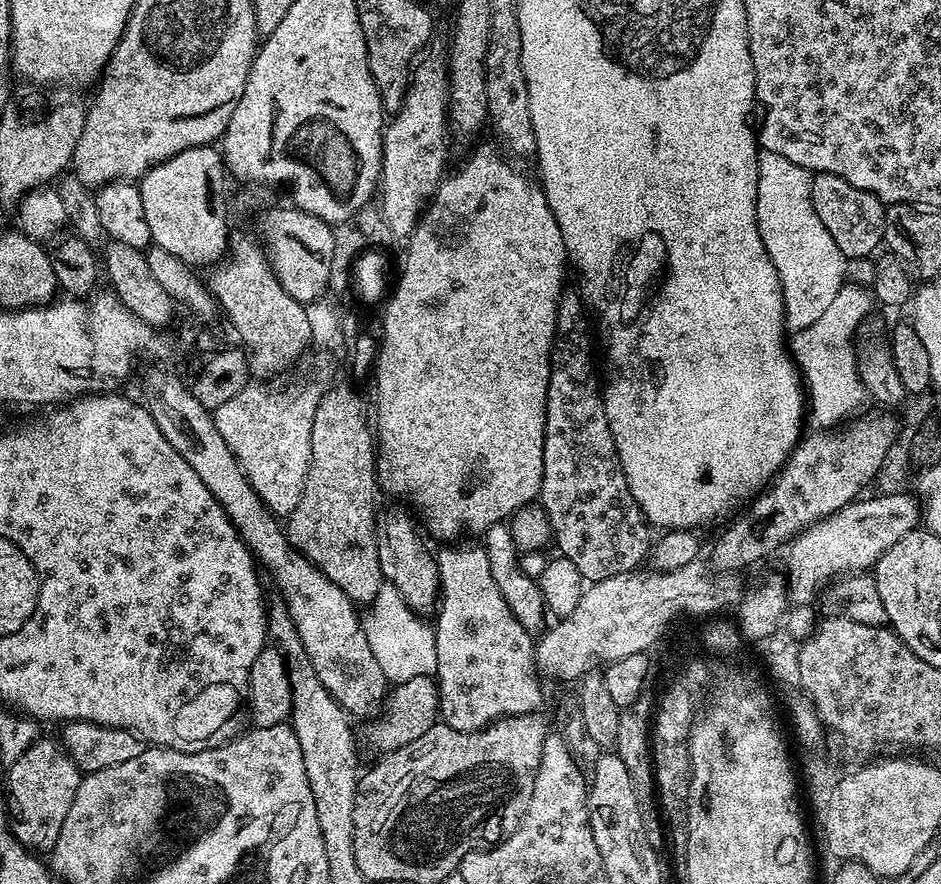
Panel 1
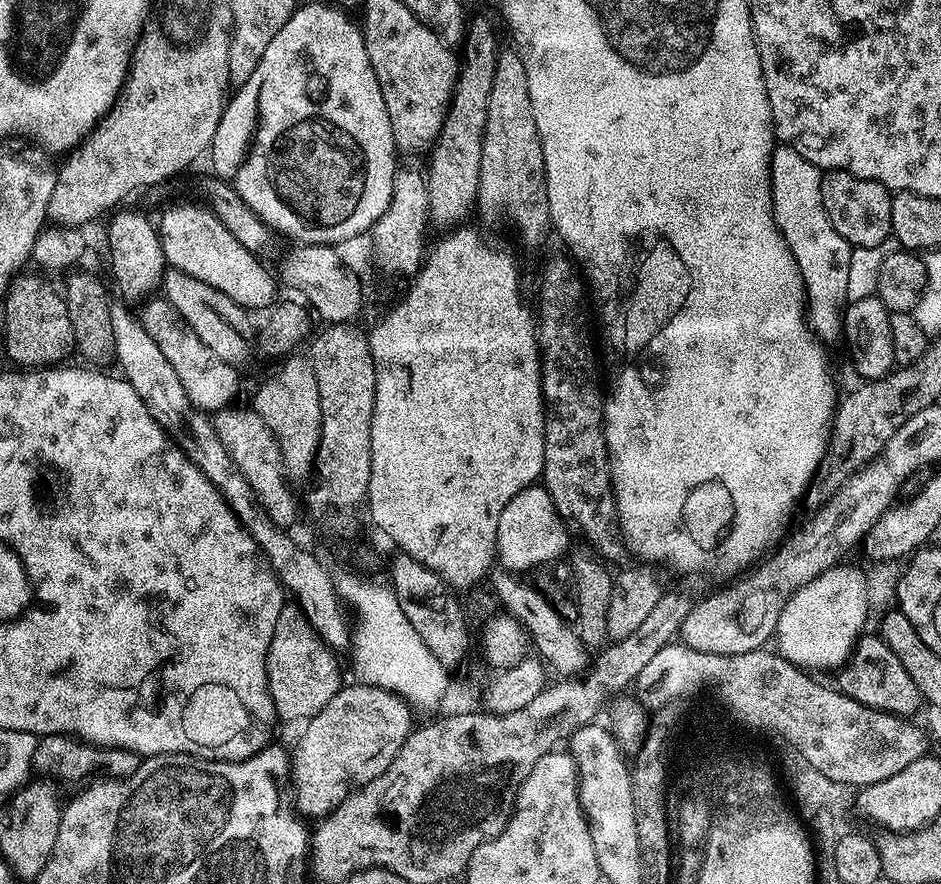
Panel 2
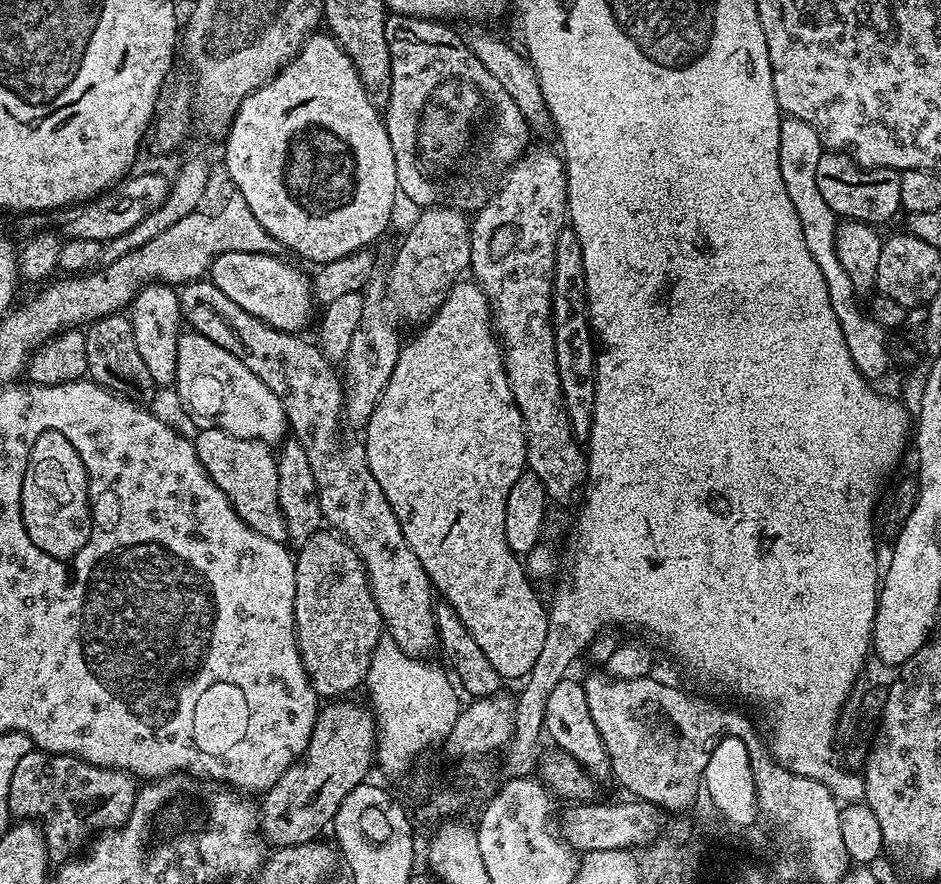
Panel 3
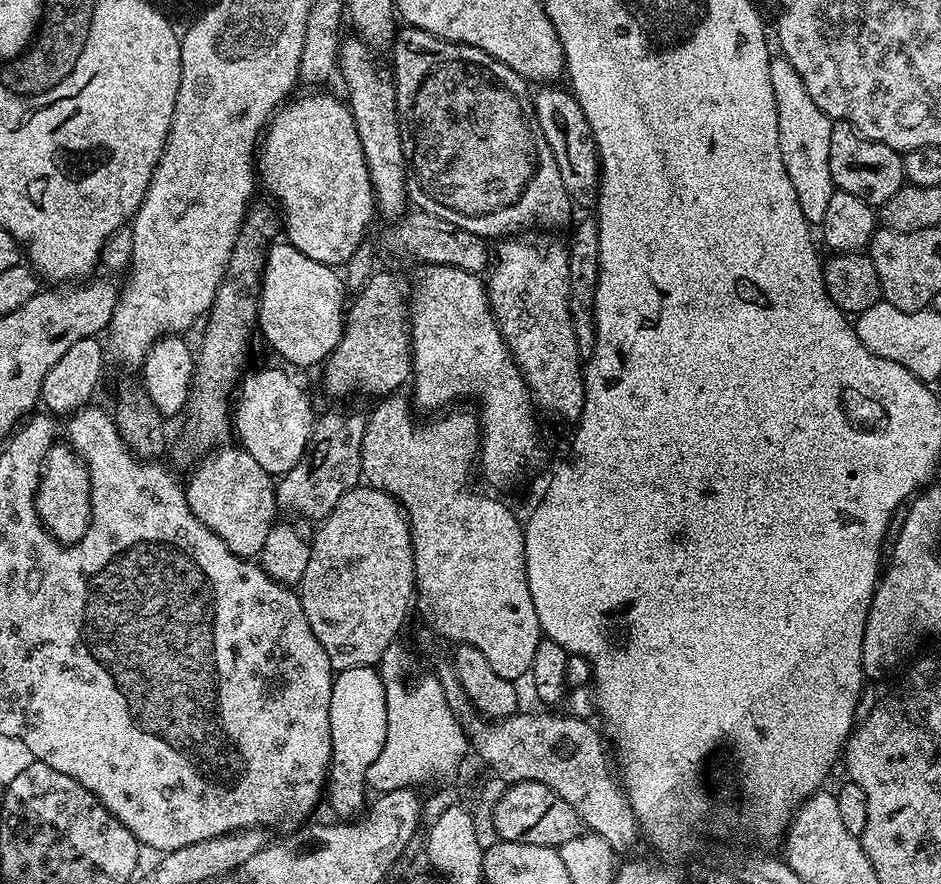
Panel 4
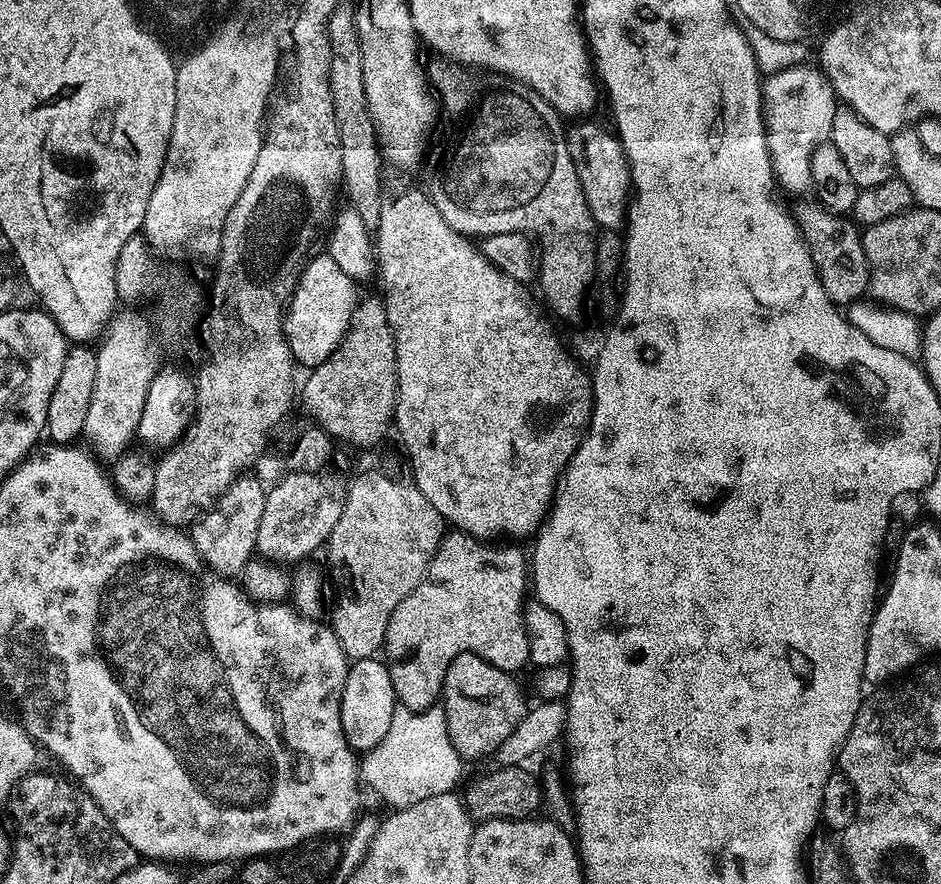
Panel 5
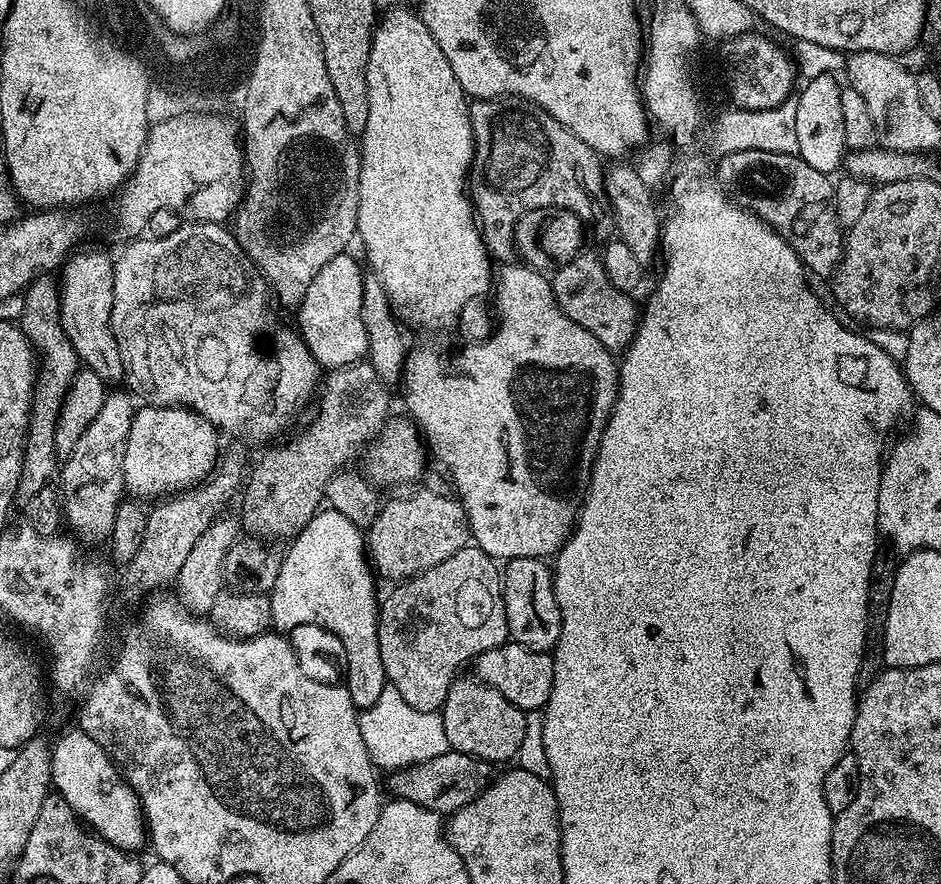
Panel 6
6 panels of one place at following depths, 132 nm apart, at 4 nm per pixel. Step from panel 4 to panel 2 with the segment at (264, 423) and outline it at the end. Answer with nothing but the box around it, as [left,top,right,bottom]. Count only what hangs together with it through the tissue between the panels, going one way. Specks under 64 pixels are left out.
[138,298,240,414]

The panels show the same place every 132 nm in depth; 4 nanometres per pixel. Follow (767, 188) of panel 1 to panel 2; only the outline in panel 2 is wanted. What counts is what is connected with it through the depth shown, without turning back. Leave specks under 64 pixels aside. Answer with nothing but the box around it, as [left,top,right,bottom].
[770,146,854,346]

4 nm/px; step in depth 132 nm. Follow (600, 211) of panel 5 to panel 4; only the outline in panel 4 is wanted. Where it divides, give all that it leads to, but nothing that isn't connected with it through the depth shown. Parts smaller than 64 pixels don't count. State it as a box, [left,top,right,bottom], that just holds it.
[535,86,600,209]

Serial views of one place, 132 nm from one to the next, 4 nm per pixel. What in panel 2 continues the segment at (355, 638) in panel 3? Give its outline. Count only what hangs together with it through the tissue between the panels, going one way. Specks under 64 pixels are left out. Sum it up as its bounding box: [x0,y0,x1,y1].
[268,614,342,721]

